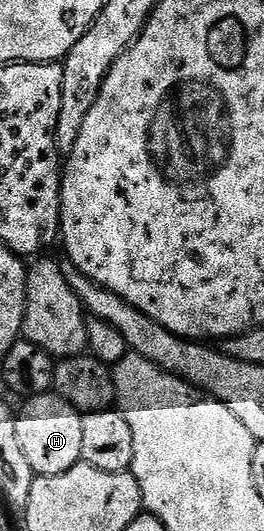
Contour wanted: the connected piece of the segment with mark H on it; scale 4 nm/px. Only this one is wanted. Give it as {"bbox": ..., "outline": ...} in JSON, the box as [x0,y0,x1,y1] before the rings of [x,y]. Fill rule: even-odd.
{"bbox":[16,394,84,476],"outline":[[[57,394],[32,396],[25,401],[21,409],[17,409],[16,439],[24,450],[24,458],[28,458],[28,466],[32,466],[35,476],[55,476],[72,470],[72,466],[83,463],[84,422],[83,413],[73,408],[68,401]]]}

